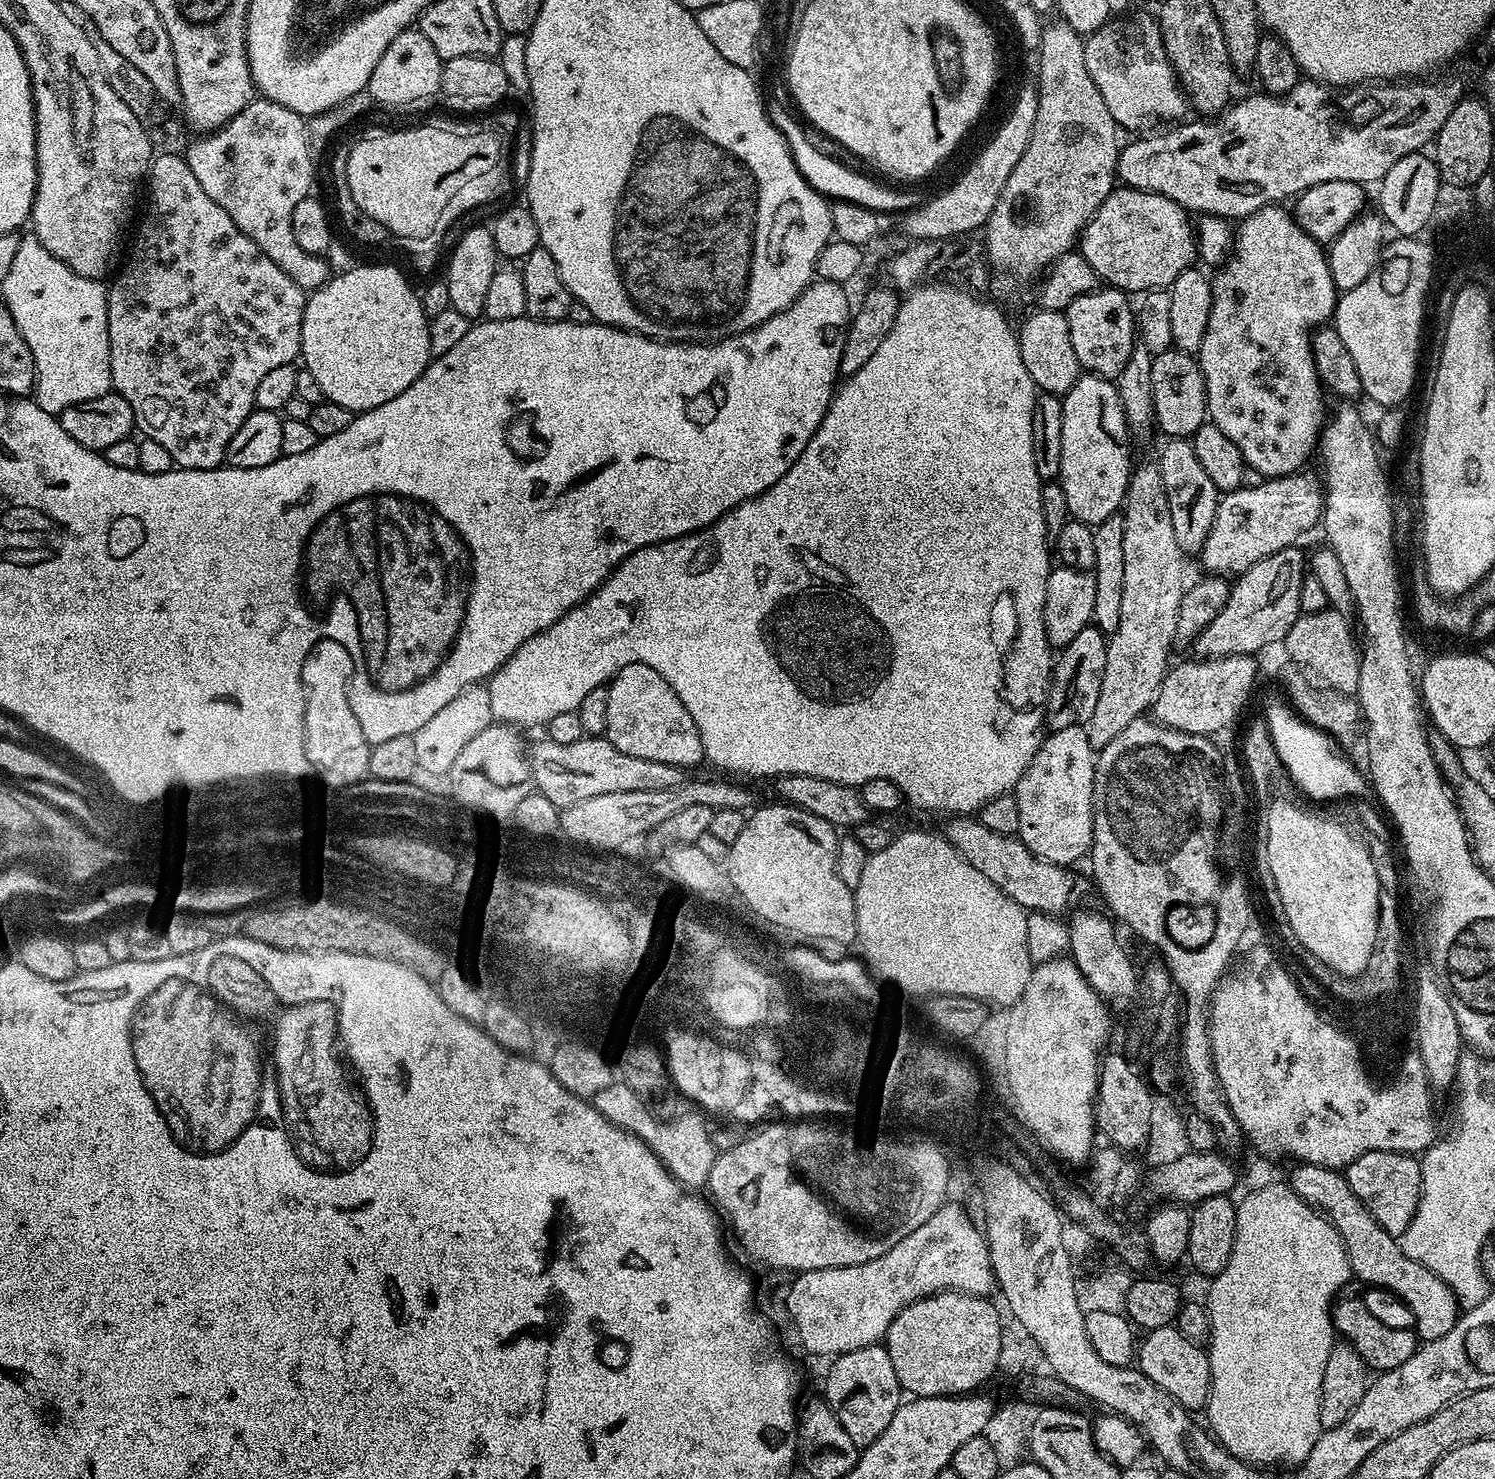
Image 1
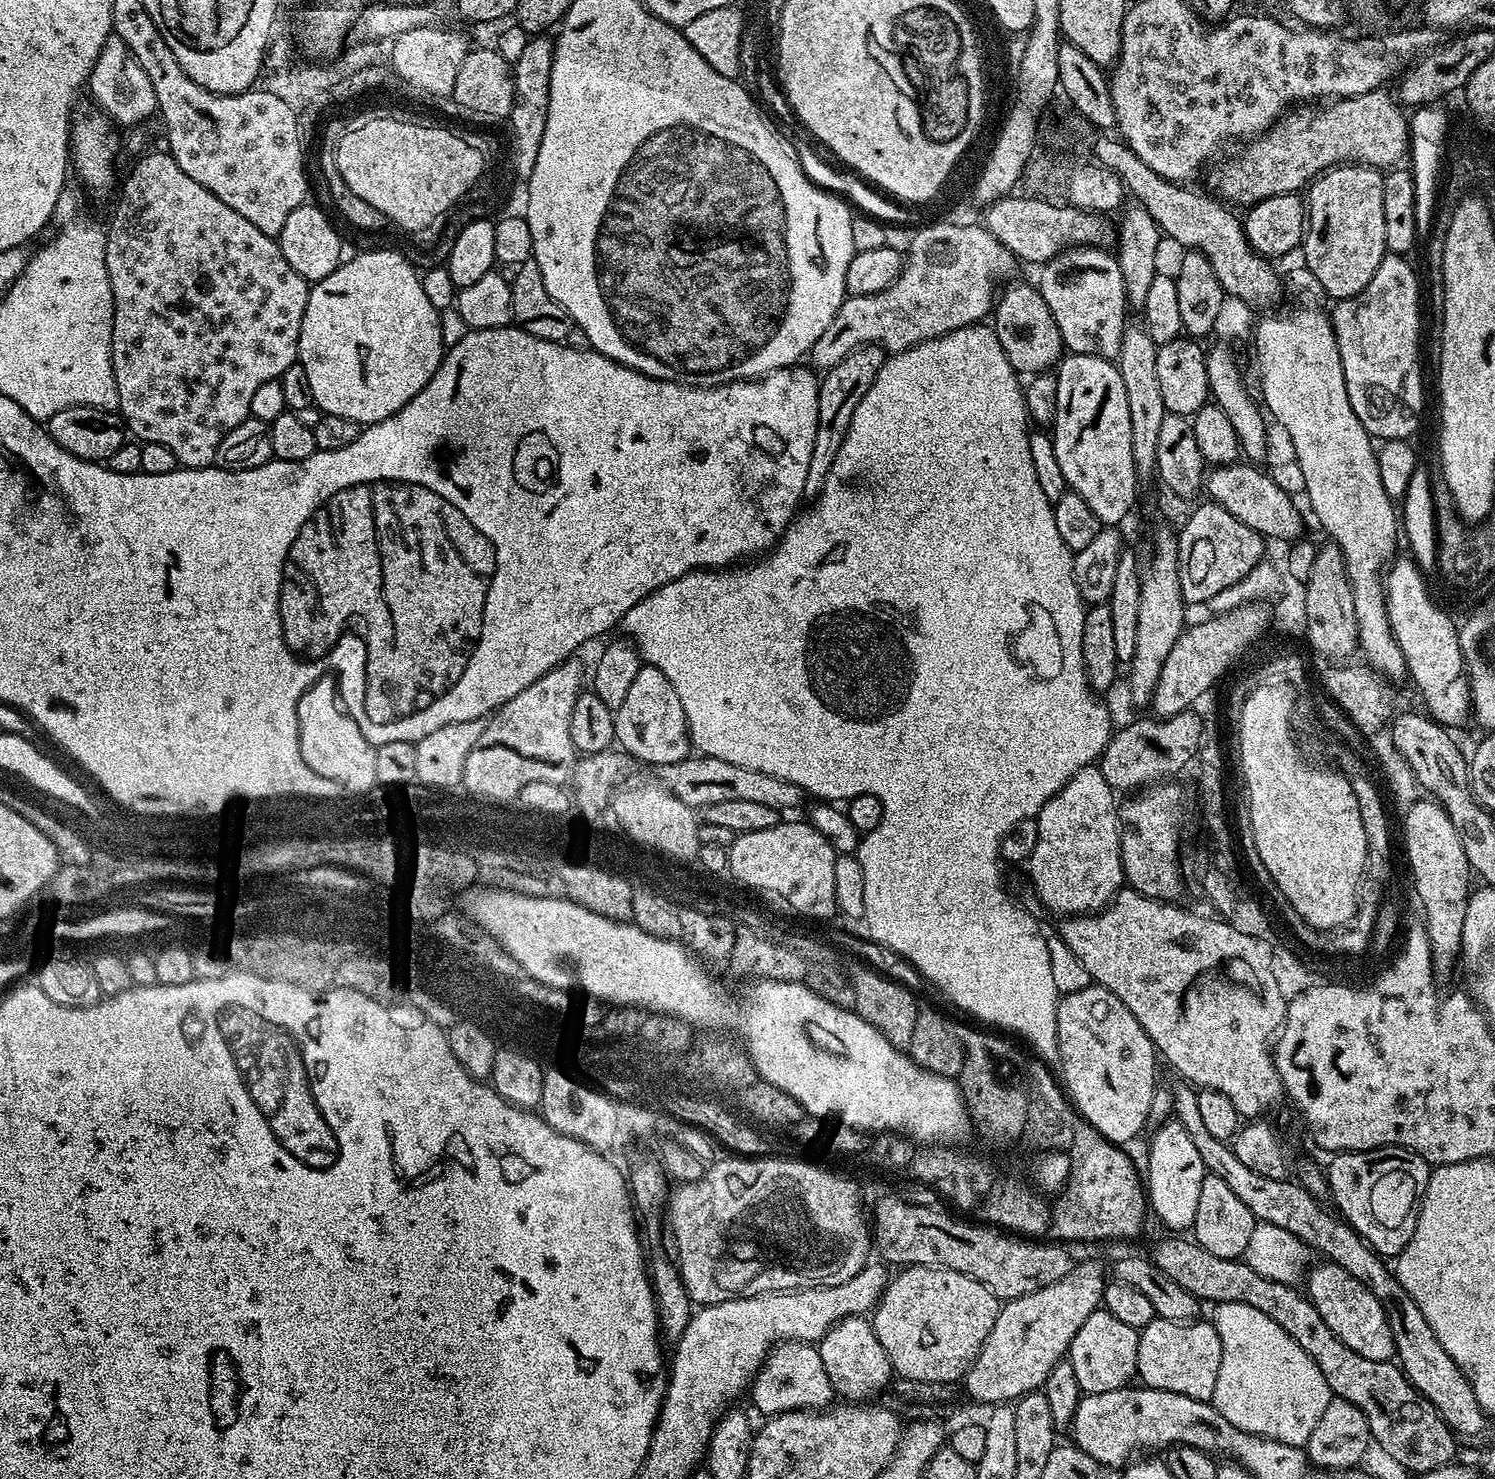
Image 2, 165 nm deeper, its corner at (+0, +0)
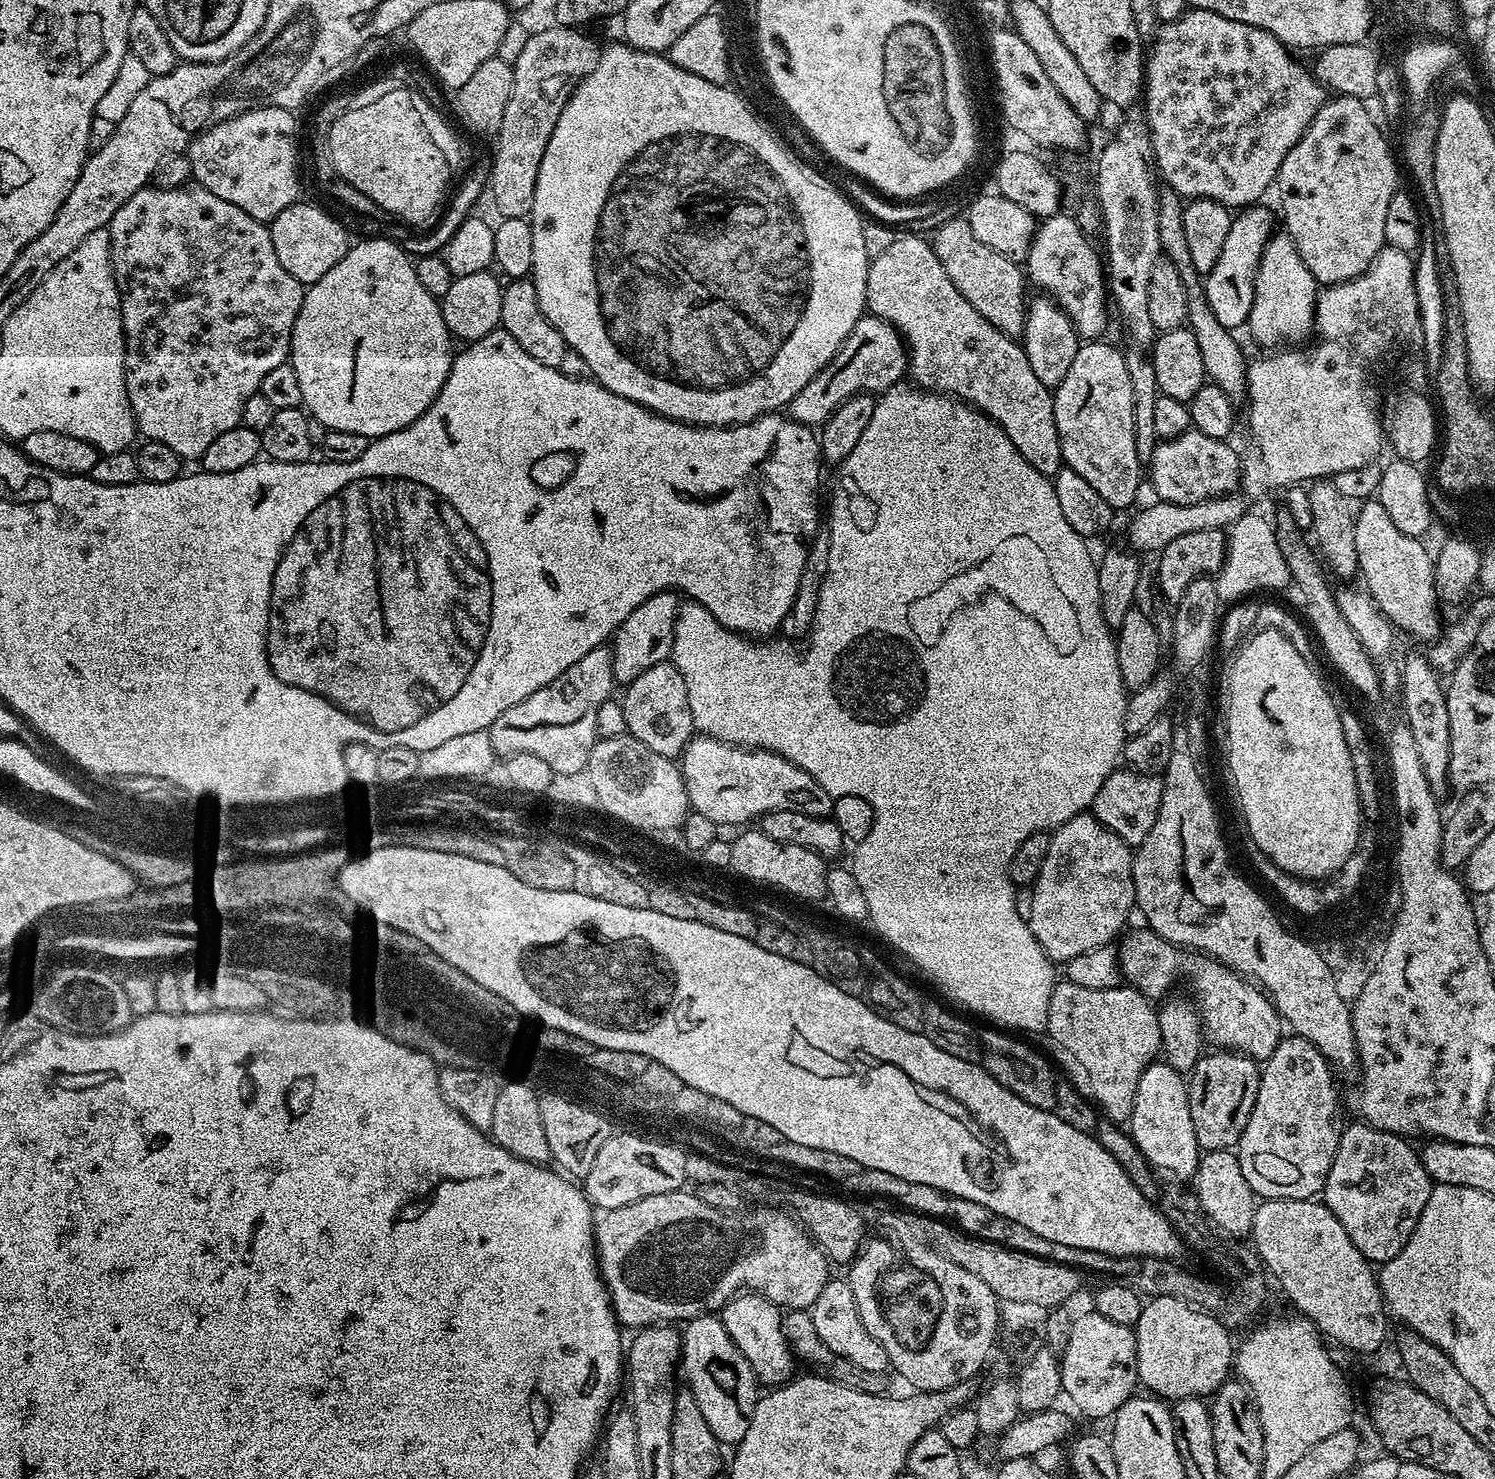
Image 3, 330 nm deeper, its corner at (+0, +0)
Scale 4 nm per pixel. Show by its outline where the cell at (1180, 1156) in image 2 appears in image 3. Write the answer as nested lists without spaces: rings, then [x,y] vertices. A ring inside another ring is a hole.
[[[1153,1062],[1138,1078],[1134,1106],[1130,1117],[1130,1135],[1137,1149],[1153,1168],[1161,1168],[1172,1176],[1195,1177],[1202,1149],[1194,1138],[1194,1122],[1190,1122],[1188,1085],[1185,1077],[1163,1062]]]

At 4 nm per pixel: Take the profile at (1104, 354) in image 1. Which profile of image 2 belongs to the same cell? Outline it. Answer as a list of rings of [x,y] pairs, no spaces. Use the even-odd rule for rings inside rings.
[[[1100,246],[1068,248],[1060,252],[1039,269],[1038,287],[1046,306],[1050,306],[1050,314],[1054,314],[1054,322],[1058,322],[1058,330],[1064,339],[1064,347],[1072,354],[1090,354],[1103,360],[1115,361],[1122,346],[1122,334],[1126,327],[1124,312],[1129,311],[1126,290],[1122,282],[1122,270],[1111,251]]]

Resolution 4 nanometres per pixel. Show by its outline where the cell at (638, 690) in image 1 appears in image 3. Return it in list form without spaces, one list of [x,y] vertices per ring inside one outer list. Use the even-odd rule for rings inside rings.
[[[670,662],[650,666],[646,674],[638,674],[638,678],[626,685],[623,692],[627,735],[638,739],[657,754],[679,757],[694,736],[690,698],[686,698],[686,682],[682,682],[682,674],[678,674],[678,670]]]

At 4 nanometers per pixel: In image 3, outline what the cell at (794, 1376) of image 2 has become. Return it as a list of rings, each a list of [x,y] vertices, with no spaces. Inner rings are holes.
[[[745,1290],[727,1301],[718,1315],[720,1321],[726,1326],[726,1334],[734,1338],[734,1346],[742,1350],[746,1362],[750,1362],[761,1385],[779,1386],[793,1379],[793,1348],[784,1332],[784,1316],[777,1304],[771,1304],[766,1297],[759,1296],[757,1292]]]

